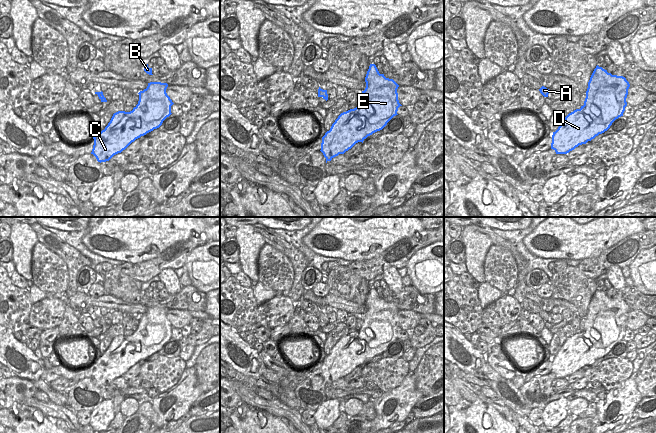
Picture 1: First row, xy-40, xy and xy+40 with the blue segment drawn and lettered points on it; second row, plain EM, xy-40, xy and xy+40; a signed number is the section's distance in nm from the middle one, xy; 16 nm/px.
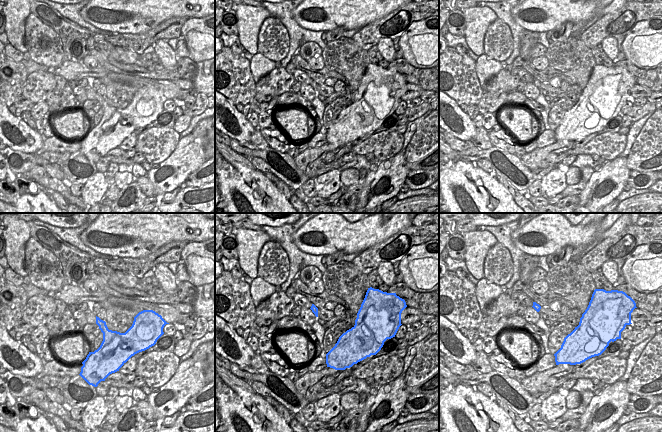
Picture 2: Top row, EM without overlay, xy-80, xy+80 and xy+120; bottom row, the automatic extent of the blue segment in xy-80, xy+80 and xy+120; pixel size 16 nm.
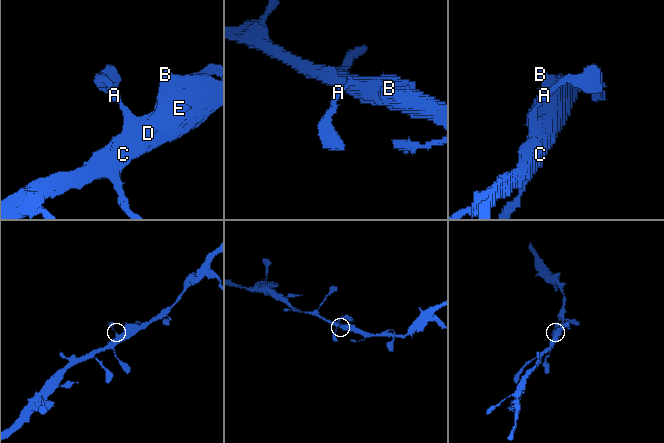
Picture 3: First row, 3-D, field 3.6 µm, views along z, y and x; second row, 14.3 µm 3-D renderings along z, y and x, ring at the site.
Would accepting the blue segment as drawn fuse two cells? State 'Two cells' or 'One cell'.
One cell

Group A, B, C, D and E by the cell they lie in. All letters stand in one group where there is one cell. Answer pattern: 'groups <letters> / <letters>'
groups A B C D E

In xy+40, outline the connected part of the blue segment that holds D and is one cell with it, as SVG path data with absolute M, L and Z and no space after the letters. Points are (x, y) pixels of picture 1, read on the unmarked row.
M597 289L588 306L584 329L569 337L553 356L551 373L556 378L567 378L607 355L616 343L623 340L629 311L630 308L625 301L612 299Z

